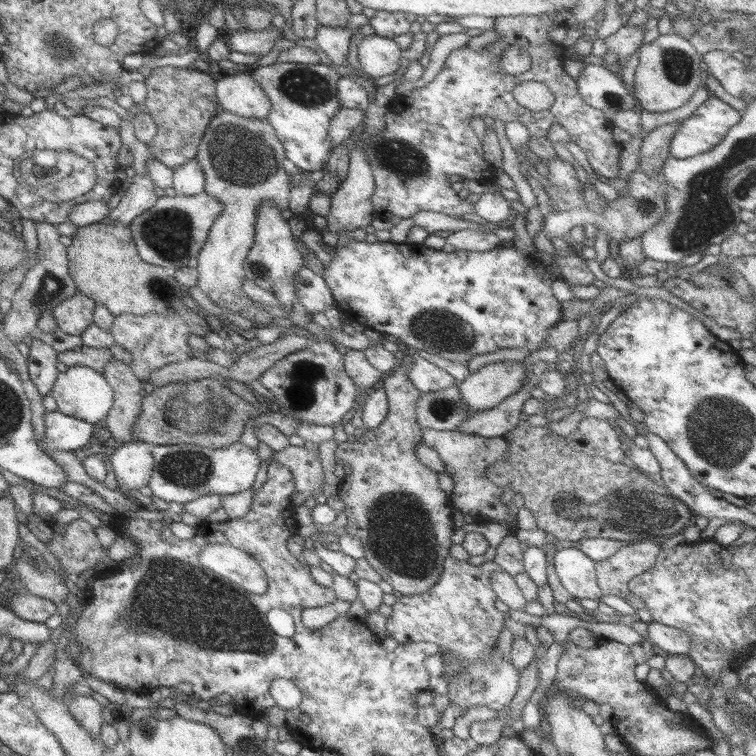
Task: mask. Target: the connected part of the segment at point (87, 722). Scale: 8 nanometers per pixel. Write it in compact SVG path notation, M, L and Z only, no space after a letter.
M92 696L74 697L68 705L69 713L88 734L101 738L103 707Z

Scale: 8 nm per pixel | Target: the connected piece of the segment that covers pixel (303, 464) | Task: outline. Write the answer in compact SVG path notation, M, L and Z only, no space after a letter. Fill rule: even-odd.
M288 446L278 452L273 452L273 461L286 467L292 474L295 490L301 496L321 492L325 477L322 460L317 454L313 454L304 446Z

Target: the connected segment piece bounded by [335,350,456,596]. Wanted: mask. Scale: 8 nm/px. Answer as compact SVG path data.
M406 351L402 367L390 374L383 375L379 386L383 388L388 400L388 414L376 429L364 429L358 433L355 442L344 442L336 448L336 466L350 466L350 474L341 479L337 496L345 504L348 520L346 533L362 543L364 558L390 583L394 590L403 595L424 594L440 578L445 560L453 546L451 537L456 528L452 524L455 512L453 504L438 483L438 474L429 470L416 458L416 447L422 444L421 428L417 422L416 402L421 393L408 380L406 371L410 366L413 352Z

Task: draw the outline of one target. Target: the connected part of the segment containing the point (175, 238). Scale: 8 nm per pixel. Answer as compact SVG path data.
M204 192L196 196L162 196L152 207L137 216L129 224L129 229L144 262L174 272L188 266L190 258L197 256L222 211L222 204Z

